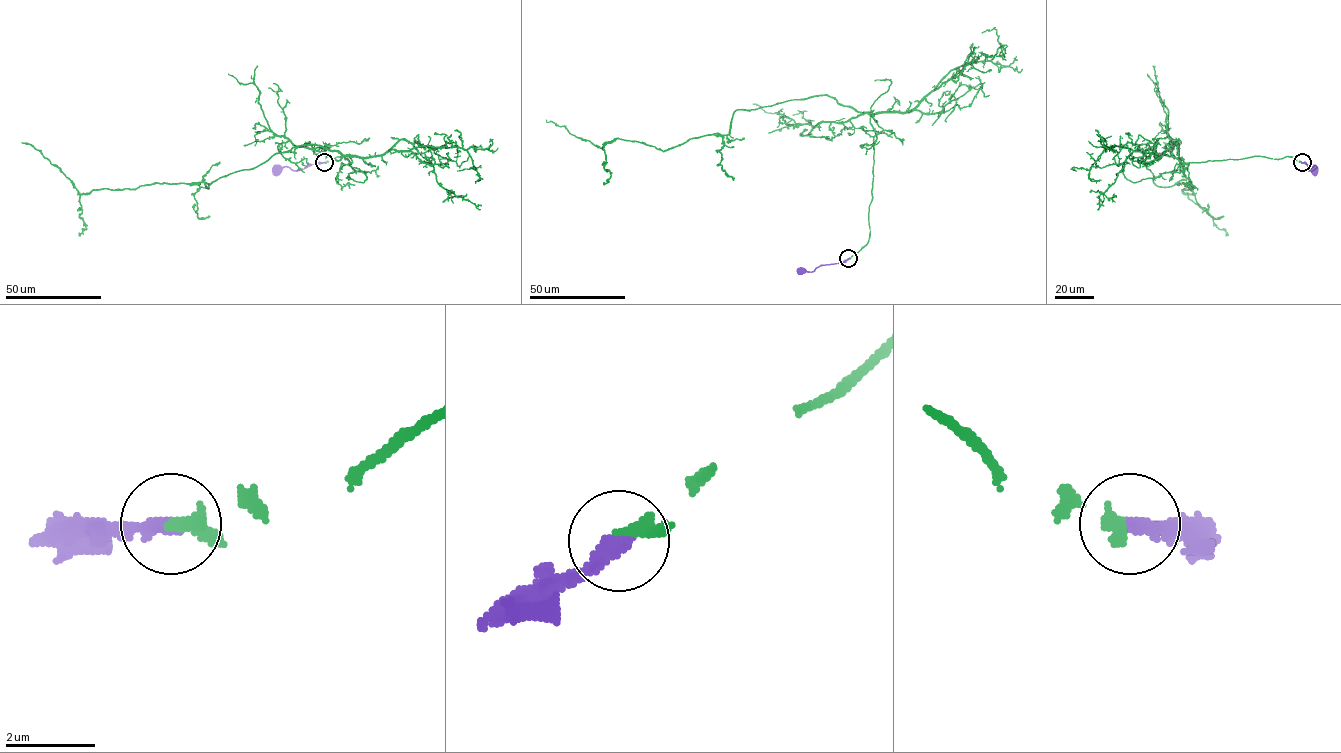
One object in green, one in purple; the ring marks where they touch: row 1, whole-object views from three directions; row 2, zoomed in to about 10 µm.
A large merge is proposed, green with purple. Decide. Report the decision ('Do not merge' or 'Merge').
Merge

